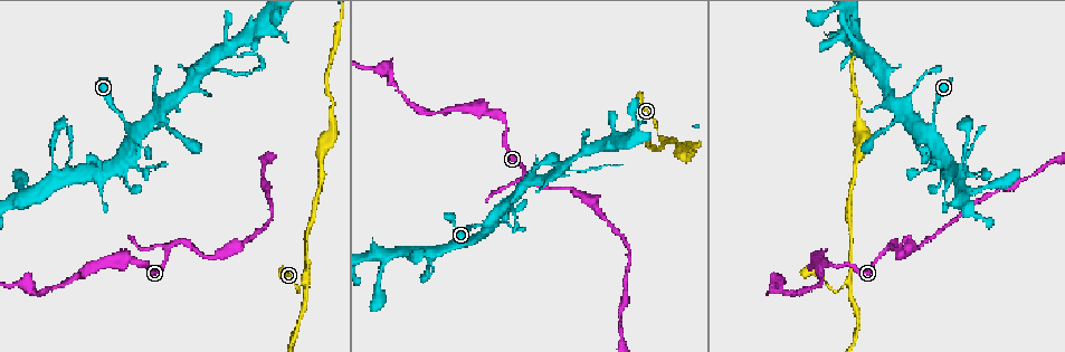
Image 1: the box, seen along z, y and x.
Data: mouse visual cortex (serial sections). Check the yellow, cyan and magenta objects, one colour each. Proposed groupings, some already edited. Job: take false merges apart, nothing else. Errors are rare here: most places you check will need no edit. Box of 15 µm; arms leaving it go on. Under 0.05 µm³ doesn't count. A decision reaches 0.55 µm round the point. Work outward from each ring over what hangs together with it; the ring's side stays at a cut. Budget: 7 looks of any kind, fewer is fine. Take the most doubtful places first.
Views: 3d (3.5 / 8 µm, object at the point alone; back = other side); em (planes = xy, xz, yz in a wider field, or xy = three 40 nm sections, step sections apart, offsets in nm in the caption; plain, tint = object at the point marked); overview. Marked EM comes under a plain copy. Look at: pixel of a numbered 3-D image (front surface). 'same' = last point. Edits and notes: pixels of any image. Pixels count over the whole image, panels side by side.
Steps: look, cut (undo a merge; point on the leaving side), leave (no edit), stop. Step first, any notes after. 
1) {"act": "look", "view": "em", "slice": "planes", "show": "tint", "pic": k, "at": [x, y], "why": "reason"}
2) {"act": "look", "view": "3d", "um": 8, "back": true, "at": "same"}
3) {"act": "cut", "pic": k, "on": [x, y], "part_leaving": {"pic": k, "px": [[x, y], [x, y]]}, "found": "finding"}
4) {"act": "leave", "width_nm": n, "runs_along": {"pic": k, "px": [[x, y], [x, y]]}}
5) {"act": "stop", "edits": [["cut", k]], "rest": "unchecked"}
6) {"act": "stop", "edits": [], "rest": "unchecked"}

{"act": "look", "view": "3d", "um": 3.5, "pic": 1, "at": [847, 279], "why": "three arms meet"}

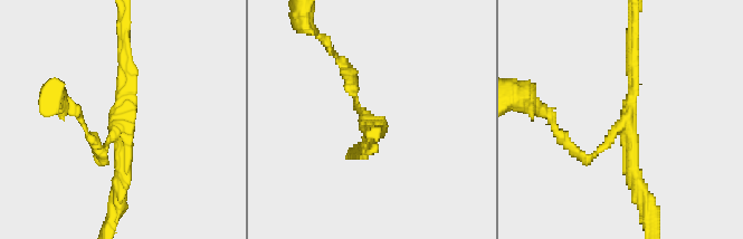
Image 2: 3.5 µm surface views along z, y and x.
{"act": "look", "view": "em", "slice": "xy", "step": 1, "show": "tint", "pic": 2, "at": [121, 122], "arms": 3, "arm_widths_nm": [150, 150, 200]}

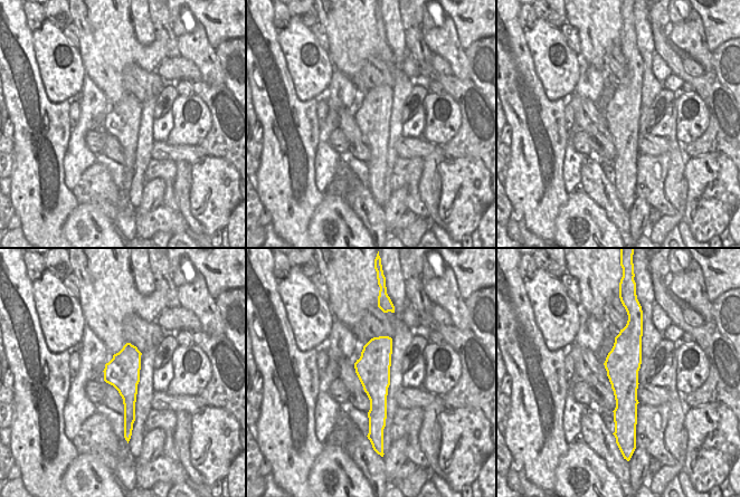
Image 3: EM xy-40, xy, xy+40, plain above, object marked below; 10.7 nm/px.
{"act": "leave", "runs_along": {"pic": 3, "px": [[633, 326], [626, 352], [628, 421]]}, "found": "one cell here"}

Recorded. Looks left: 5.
{"act": "look", "view": "3d", "um": 3.5, "pic": 1, "at": [167, 248]}

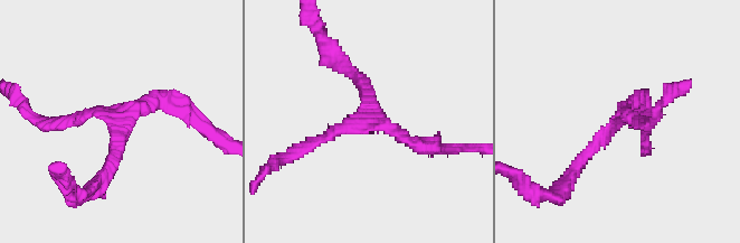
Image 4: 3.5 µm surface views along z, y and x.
{"act": "look", "view": "em", "slice": "xy", "step": 2, "show": "tint", "pic": 4, "at": [124, 123]}

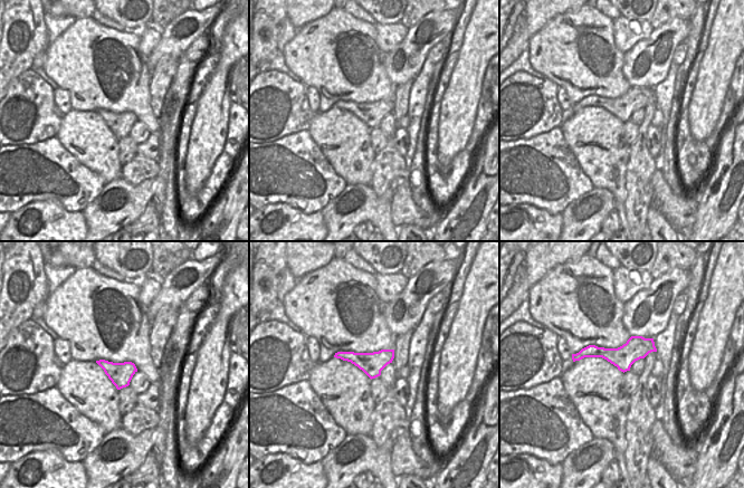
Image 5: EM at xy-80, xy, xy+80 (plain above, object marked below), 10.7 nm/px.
{"act": "leave", "runs_along": {"pic": 5, "px": [[652, 348], [579, 355]]}, "found": "all the same cell"}

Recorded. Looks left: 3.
{"act": "look", "view": "3d", "um": 3.5, "pic": 1, "at": [916, 149], "why": "sharp bend"}

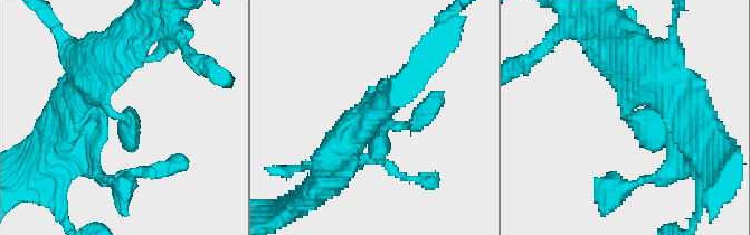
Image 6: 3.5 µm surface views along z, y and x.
{"act": "look", "view": "em", "slice": "xy", "step": 1, "show": "tint", "pic": 6, "at": [116, 113]}

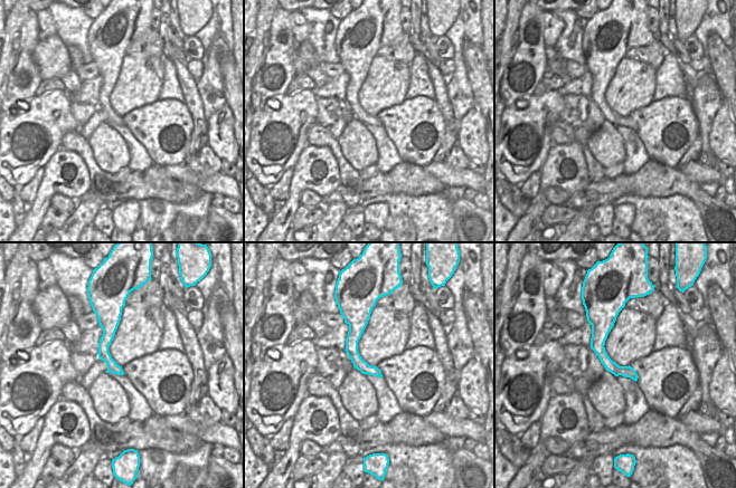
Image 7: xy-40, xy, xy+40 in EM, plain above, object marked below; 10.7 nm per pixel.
{"act": "leave", "runs_along": {"pic": 6, "px": [[84, 59], [91, 86], [132, 131]]}, "found": "continuous, no second cell"}

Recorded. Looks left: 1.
{"act": "stop", "edits": [], "rest": "unchecked"}

